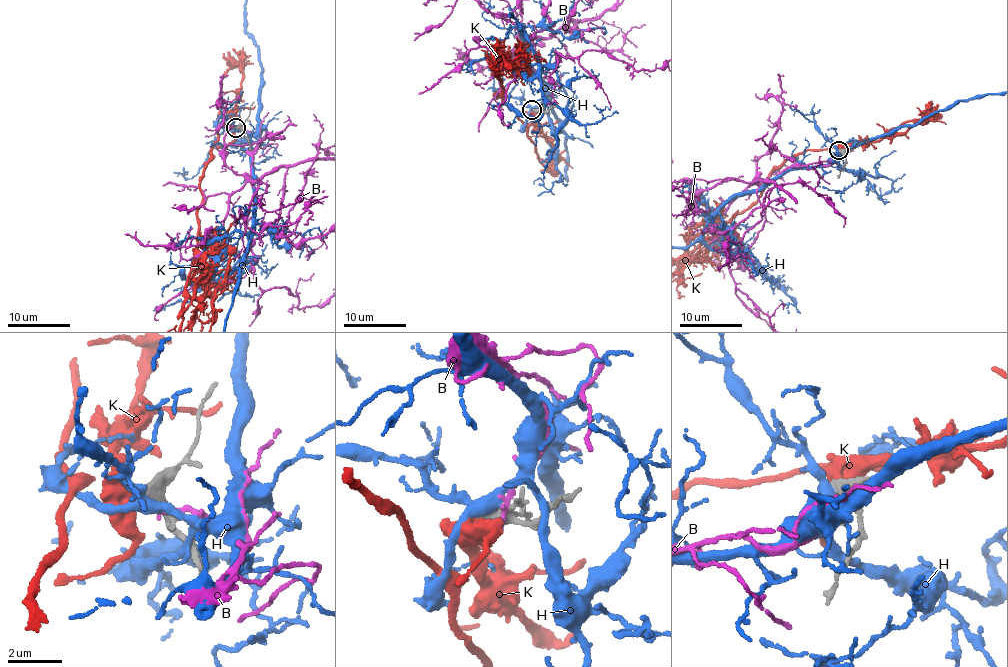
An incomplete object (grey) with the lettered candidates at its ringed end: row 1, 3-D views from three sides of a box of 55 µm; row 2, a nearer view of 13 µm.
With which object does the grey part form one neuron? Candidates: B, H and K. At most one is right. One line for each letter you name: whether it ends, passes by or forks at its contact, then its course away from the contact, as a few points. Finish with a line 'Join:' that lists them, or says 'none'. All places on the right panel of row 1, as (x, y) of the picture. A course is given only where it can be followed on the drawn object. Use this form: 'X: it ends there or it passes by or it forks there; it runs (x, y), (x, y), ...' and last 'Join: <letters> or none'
Join: none

